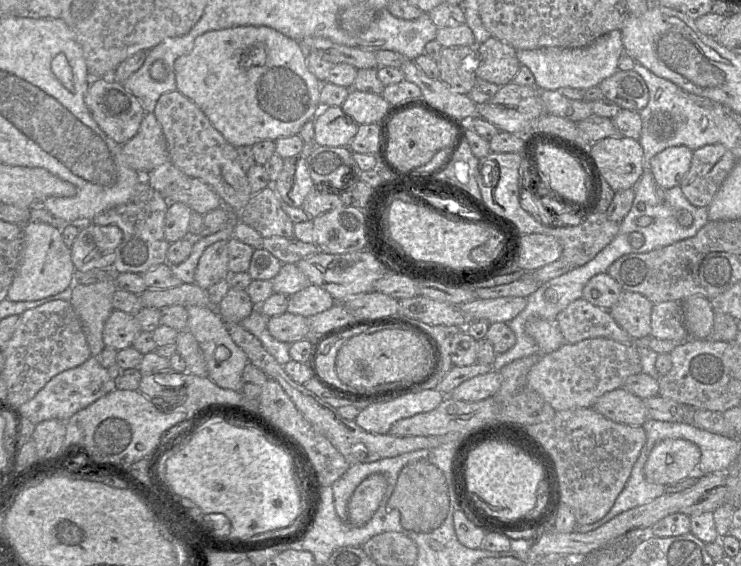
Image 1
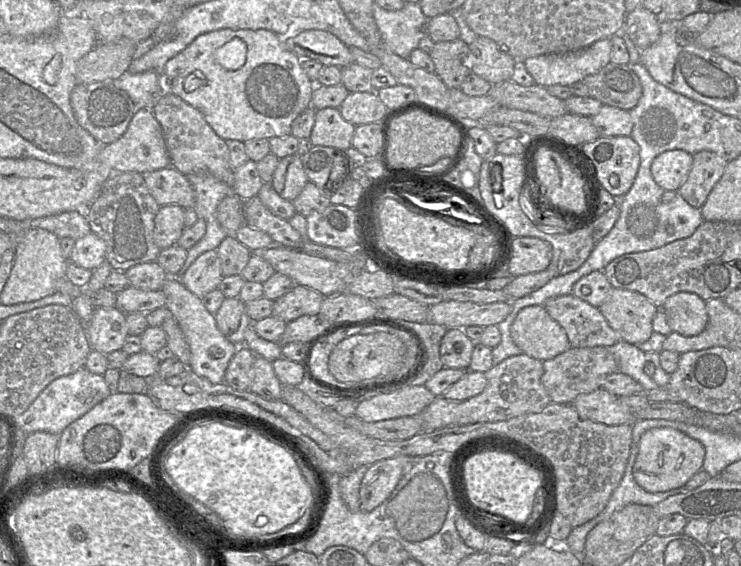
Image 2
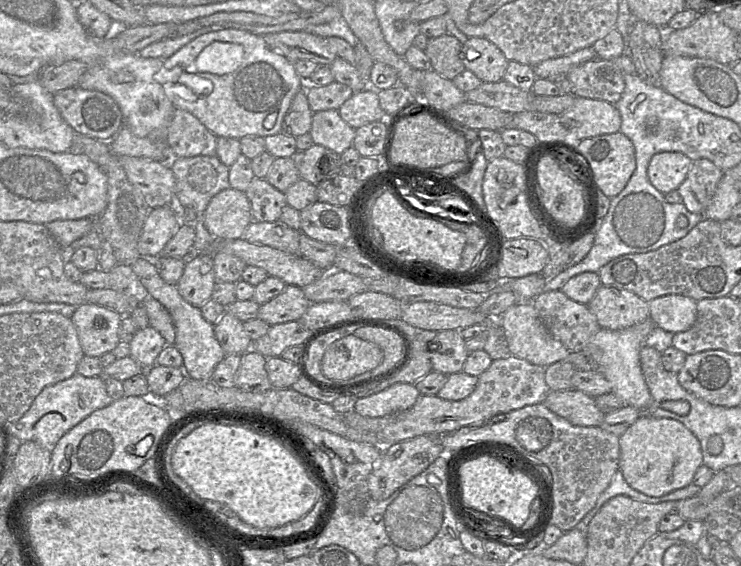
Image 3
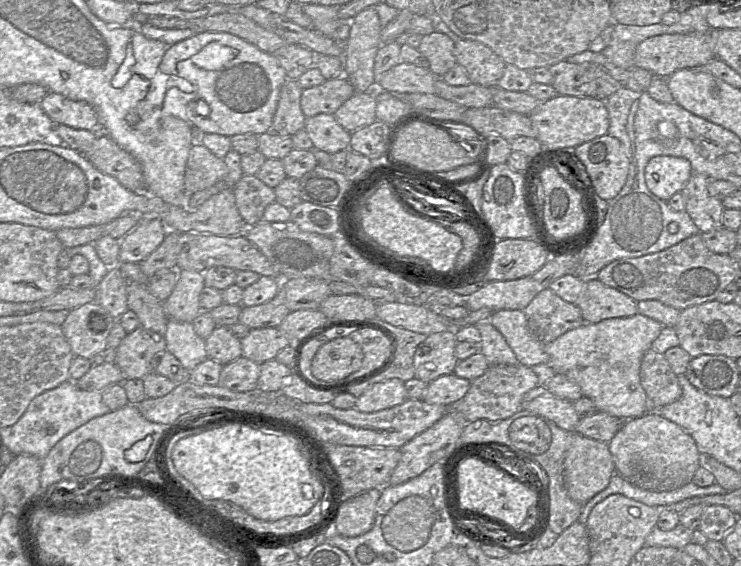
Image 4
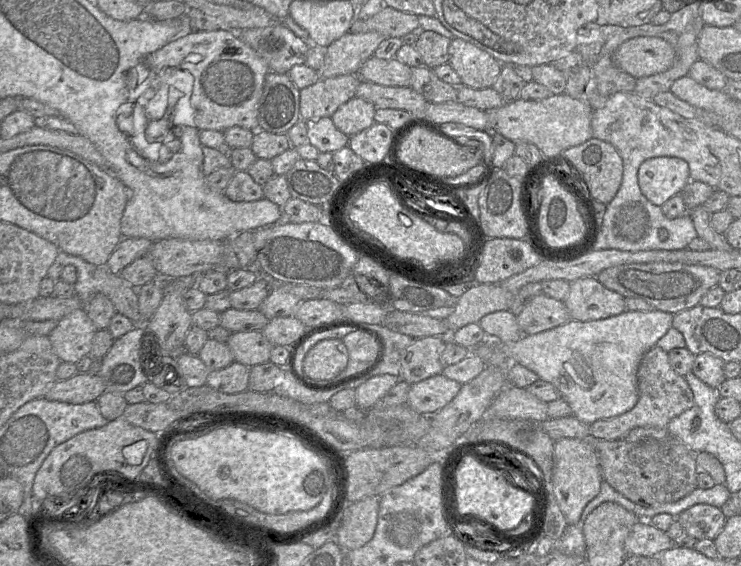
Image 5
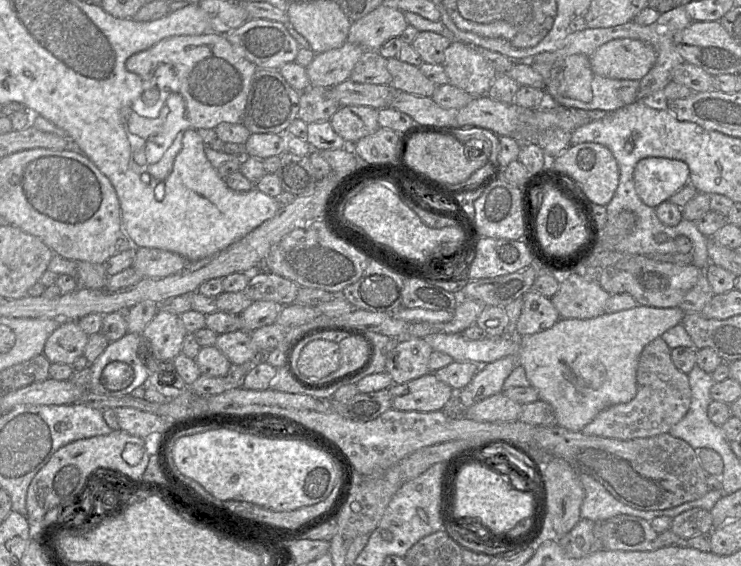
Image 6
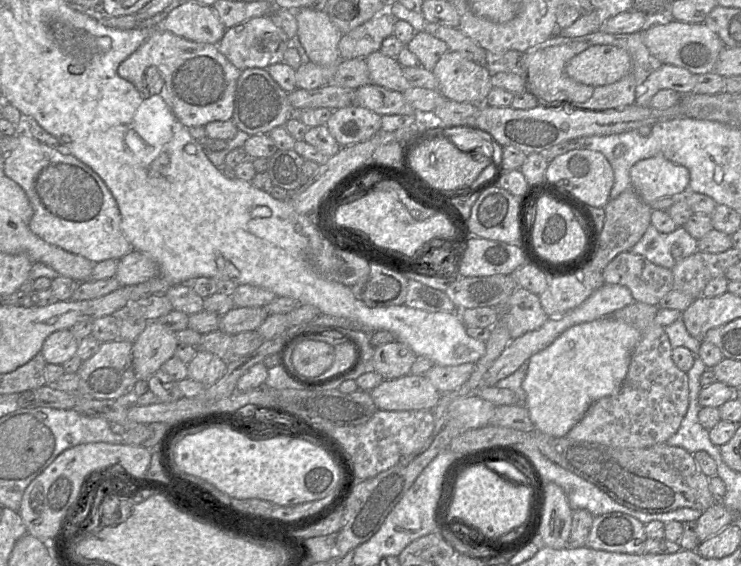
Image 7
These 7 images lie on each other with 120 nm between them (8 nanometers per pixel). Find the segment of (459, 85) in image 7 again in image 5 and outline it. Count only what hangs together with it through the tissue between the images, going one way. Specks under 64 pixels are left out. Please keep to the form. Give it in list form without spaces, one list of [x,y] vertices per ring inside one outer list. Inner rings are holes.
[[[455,38],[452,40],[448,51],[448,63],[461,78],[461,83],[473,89],[492,87],[501,72],[502,64],[497,59],[488,52],[463,39]]]

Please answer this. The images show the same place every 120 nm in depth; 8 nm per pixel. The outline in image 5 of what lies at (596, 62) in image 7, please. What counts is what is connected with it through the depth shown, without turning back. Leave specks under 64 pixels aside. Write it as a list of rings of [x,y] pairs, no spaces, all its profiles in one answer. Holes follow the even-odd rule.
[[[639,36],[623,42],[613,53],[613,63],[634,78],[668,70],[674,63],[675,50],[659,37]]]

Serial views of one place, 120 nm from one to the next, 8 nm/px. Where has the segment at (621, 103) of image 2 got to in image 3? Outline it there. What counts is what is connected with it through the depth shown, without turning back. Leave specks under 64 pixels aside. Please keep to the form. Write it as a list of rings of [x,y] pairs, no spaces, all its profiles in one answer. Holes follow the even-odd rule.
[[[596,57],[572,68],[566,76],[573,86],[573,95],[576,97],[604,100],[615,104],[625,90],[625,75],[611,60],[602,60]]]

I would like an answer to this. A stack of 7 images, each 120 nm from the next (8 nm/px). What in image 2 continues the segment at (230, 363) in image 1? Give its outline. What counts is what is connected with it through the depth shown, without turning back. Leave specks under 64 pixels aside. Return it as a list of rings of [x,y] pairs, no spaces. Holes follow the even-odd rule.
[[[168,277],[161,289],[166,297],[166,307],[182,329],[191,351],[188,369],[200,377],[207,378],[213,384],[225,383],[225,371],[231,358],[240,345],[229,341],[218,329],[215,315],[211,314],[203,304],[202,298],[189,291],[177,277]]]

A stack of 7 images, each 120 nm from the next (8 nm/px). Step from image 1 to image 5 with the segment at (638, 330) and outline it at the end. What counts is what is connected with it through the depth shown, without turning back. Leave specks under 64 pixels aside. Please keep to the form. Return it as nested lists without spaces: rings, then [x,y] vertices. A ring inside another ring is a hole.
[[[582,277],[571,281],[569,294],[563,303],[570,319],[579,322],[606,319],[626,311],[625,298],[621,294],[604,287],[596,277]]]

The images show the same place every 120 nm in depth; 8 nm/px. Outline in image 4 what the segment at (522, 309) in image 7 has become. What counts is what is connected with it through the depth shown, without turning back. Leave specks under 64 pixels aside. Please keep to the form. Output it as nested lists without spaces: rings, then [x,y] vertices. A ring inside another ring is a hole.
[[[549,287],[540,291],[523,311],[530,330],[543,343],[585,324],[580,308],[560,298]]]

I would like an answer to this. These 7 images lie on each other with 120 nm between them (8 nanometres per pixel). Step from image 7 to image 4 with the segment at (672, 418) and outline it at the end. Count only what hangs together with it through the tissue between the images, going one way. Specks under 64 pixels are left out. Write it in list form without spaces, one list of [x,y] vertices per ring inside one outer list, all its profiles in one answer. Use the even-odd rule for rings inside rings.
[[[650,348],[640,365],[640,382],[647,396],[647,411],[659,410],[677,401],[682,395],[682,388],[677,375],[661,353]]]

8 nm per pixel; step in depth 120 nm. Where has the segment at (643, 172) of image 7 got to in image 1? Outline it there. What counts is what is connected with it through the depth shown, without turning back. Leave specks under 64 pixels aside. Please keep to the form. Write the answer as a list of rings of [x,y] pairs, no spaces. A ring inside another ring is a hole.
[[[672,146],[656,154],[650,161],[657,185],[664,189],[679,186],[688,173],[693,151],[687,146]]]

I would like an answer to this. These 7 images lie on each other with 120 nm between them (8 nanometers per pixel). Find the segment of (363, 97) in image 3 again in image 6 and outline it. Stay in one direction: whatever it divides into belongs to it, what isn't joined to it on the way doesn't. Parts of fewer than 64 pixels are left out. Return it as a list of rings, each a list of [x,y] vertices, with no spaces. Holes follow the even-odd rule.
[[[363,105],[341,106],[329,121],[334,131],[348,145],[372,134],[380,127],[378,109]]]

